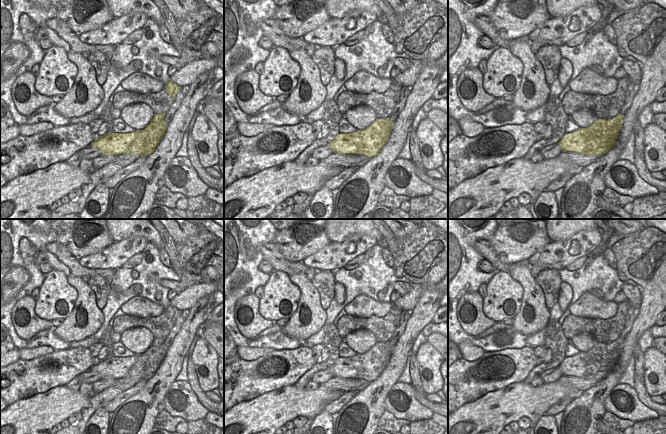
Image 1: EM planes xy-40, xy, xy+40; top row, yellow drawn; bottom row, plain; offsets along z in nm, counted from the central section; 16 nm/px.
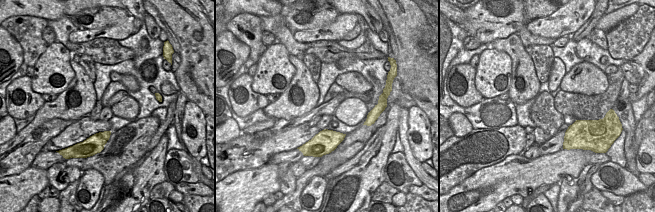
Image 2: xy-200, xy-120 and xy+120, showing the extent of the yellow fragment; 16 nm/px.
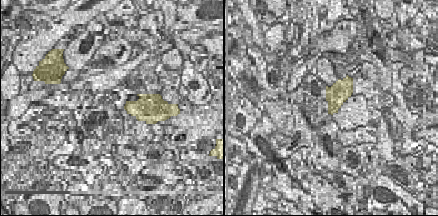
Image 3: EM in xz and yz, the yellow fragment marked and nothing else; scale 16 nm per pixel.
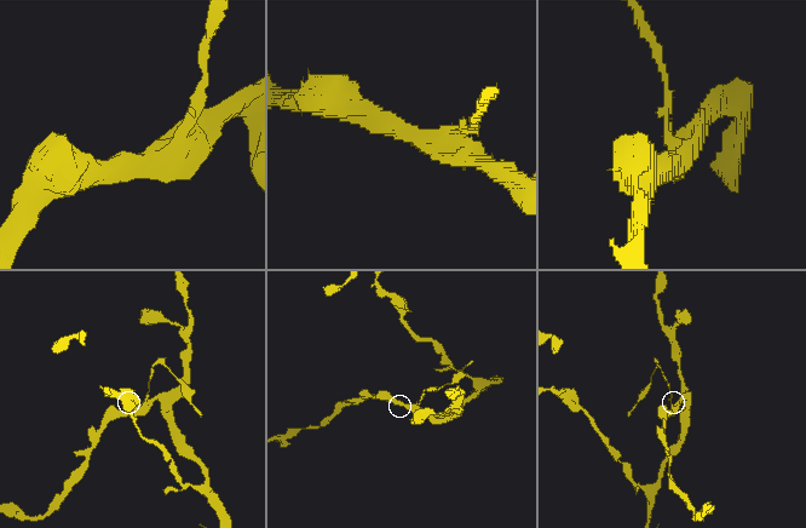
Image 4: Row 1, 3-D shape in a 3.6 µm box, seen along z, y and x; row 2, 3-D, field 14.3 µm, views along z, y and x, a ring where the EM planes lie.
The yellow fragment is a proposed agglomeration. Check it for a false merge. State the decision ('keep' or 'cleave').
cleave

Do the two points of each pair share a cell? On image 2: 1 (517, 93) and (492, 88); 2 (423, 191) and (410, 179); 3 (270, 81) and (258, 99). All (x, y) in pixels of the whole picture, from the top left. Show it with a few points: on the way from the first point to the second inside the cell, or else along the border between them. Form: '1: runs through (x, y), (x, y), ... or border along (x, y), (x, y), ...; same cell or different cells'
1: border along (512, 68), (511, 84), (507, 91); different cells
2: border along (423, 184), (411, 185), (408, 192); different cells
3: border along (252, 77), (251, 88), (265, 96); different cells

